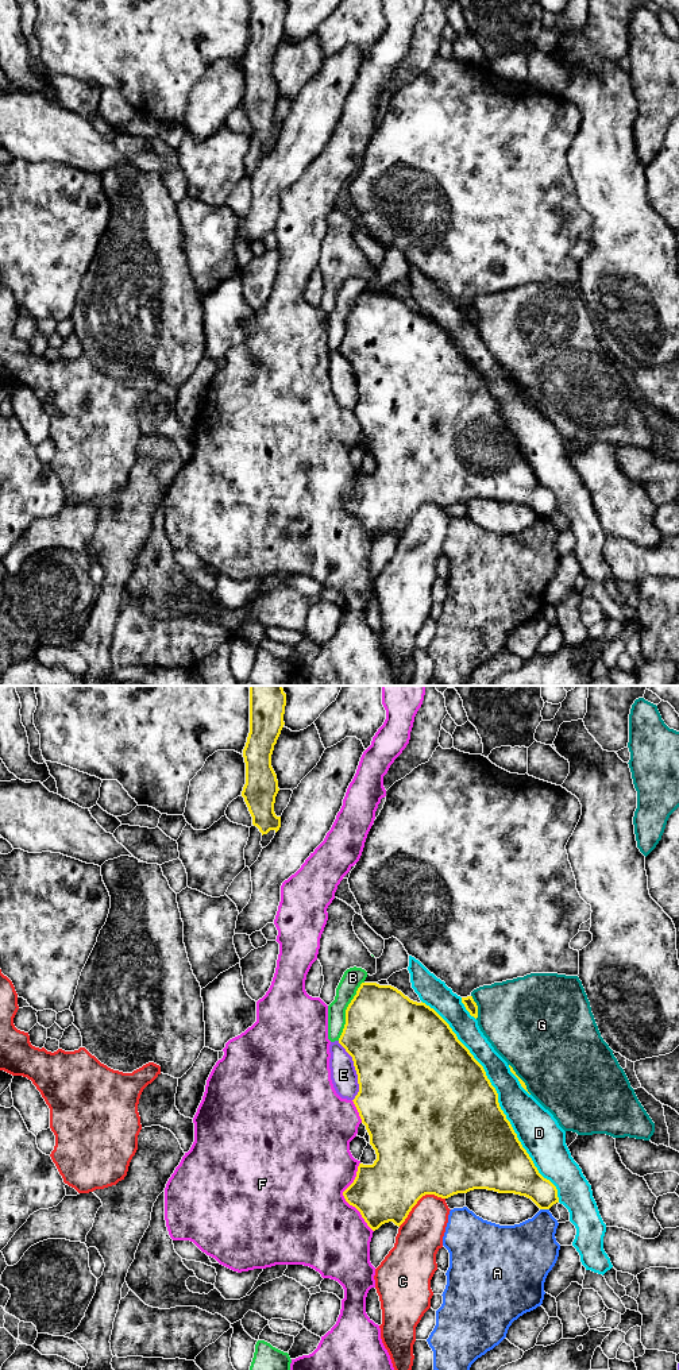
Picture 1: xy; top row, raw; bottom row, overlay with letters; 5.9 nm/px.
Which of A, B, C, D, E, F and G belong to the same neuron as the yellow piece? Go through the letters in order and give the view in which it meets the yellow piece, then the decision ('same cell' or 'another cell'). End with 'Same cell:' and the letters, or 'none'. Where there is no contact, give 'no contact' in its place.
A: xy | another cell
B: xy | another cell
C: xy | another cell
D: xy | another cell
E: xy | another cell
F: xy | another cell
G: xy | another cell
Same cell: none

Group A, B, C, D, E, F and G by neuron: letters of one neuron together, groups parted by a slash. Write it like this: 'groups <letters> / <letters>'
groups A / B / C / D / E / F / G

